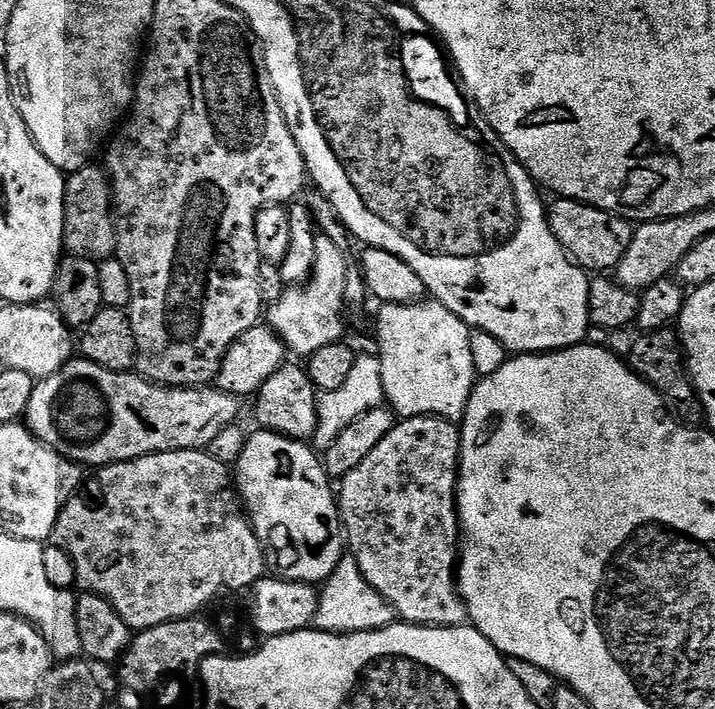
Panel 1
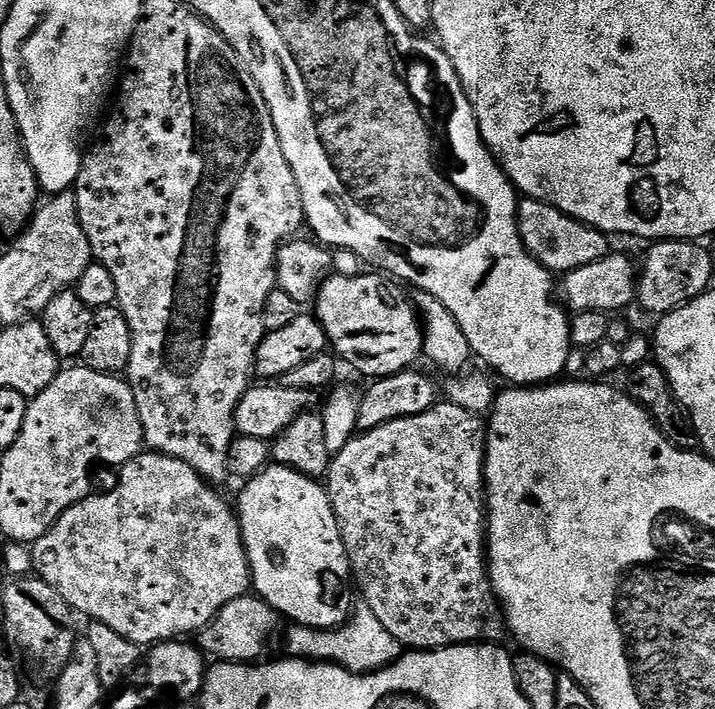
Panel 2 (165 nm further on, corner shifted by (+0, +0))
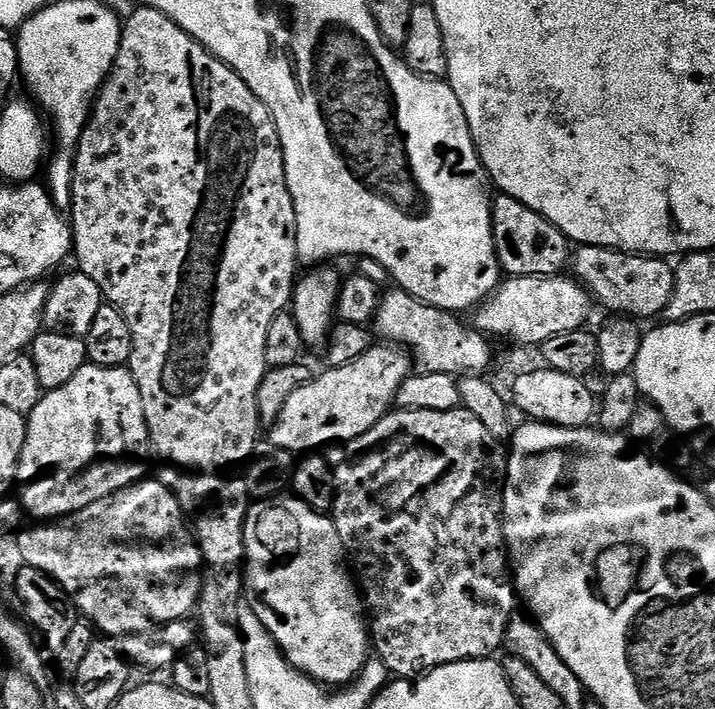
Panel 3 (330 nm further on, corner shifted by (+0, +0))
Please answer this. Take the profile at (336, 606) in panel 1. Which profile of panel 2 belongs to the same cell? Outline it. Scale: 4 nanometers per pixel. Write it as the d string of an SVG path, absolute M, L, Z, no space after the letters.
M366 606L357 607L339 628L321 630L297 624L289 629L288 648L293 657L341 664L357 674L378 672L400 659L402 655L402 645L398 638L394 638L394 634L390 634L390 630L386 630L386 626L378 622L374 610Z

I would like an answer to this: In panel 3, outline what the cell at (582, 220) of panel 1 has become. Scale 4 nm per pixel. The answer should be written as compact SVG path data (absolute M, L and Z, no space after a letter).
M500 194L492 202L492 233L496 257L508 276L559 276L569 267L573 245L541 212L530 210L518 198Z

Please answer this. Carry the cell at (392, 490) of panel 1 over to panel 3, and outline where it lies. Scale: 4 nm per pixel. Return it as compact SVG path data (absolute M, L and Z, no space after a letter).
M461 406L454 410L393 410L387 416L383 416L373 428L366 430L366 434L362 434L356 440L347 441L346 448L348 448L348 457L340 465L337 463L334 468L336 473L336 493L334 494L330 519L338 530L338 538L342 542L347 559L350 561L350 568L354 573L354 579L359 591L362 593L363 603L370 613L370 644L375 655L376 652L380 655L381 661L379 660L379 663L385 673L402 680L415 680L423 676L424 673L431 672L432 669L441 668L447 664L462 662L463 660L487 660L495 657L497 655L496 651L503 646L504 640L506 641L508 623L512 621L513 615L518 608L518 593L514 587L513 577L510 575L510 557L504 543L504 477L508 475L508 452L505 445L496 440L494 434L490 434L490 430L486 430L486 426L482 426L482 422L478 422L478 418L474 418L474 414L470 414L470 410L466 410Z

